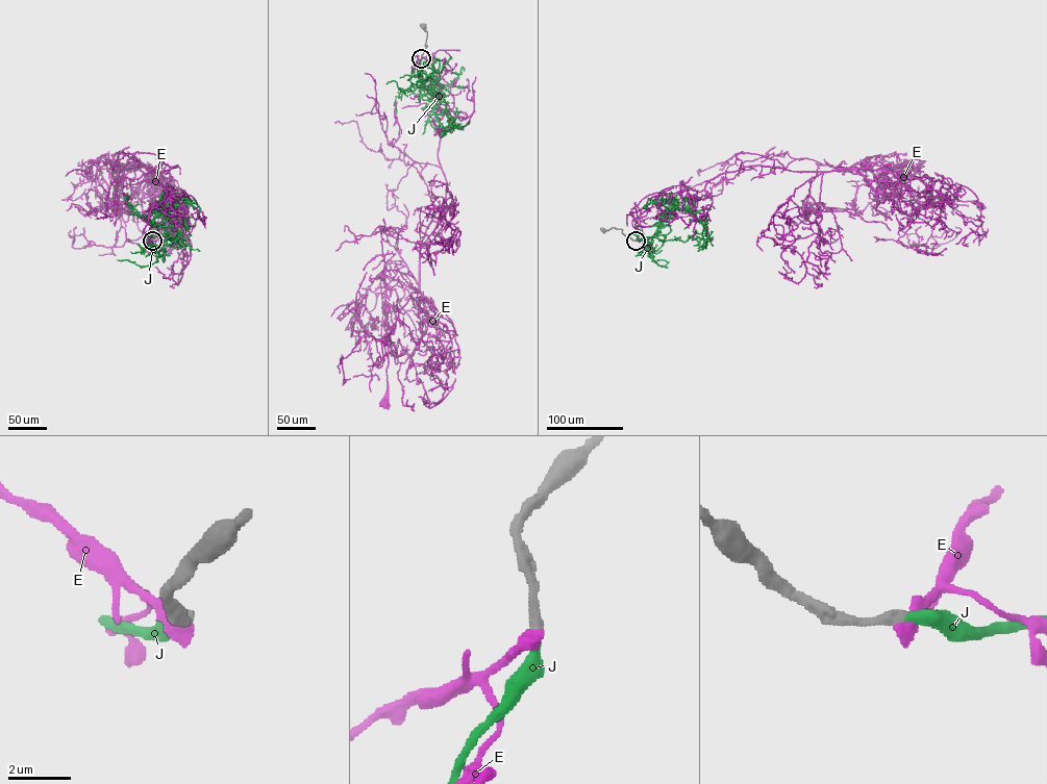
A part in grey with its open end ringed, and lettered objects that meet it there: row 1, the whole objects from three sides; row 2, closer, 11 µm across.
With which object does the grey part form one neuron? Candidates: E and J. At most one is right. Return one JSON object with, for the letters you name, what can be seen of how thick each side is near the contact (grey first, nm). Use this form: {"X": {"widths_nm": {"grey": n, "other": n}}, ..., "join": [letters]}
{"J": {"widths_nm": {"grey": 380, "other": 380}}, "join": ["J"]}

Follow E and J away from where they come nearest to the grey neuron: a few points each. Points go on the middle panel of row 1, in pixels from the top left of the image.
E: (421, 58), (412, 60), (433, 66), (444, 112), (446, 195), (420, 247), (420, 292), (385, 292), (384, 402)
J: (421, 58), (417, 73), (422, 85), (423, 62), (437, 58), (437, 70), (403, 91), (394, 80), (385, 83)

